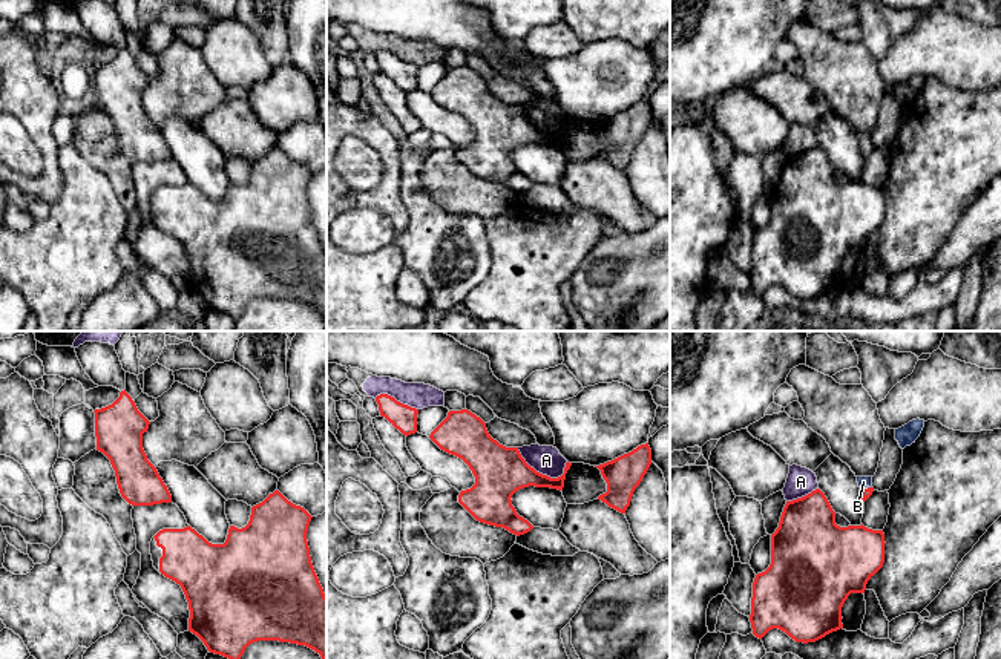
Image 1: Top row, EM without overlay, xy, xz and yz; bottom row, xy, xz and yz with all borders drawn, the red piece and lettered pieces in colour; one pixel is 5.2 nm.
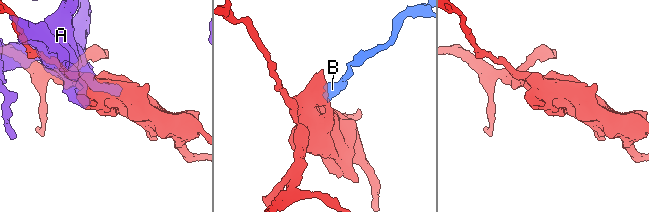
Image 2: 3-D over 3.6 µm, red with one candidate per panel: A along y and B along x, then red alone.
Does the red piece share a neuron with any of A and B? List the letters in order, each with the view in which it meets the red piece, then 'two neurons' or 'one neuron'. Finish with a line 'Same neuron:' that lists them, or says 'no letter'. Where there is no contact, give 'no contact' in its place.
A: contact in xz; two neurons
B: contact in yz; one neuron
Same neuron: B

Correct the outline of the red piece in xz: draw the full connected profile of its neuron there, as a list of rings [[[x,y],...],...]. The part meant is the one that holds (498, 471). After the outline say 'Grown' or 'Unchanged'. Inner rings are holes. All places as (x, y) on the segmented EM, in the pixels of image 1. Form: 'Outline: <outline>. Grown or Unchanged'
Outline: [[[468,409],[449,411],[448,417],[431,432],[429,438],[441,451],[461,458],[475,477],[475,484],[460,492],[458,503],[477,521],[503,527],[517,536],[530,532],[533,526],[517,513],[510,500],[512,495],[529,486],[563,490],[566,474],[572,466],[572,463],[567,461],[564,474],[558,478],[537,472],[526,463],[518,448],[506,448],[494,440],[486,429],[486,423]]]. Unchanged

